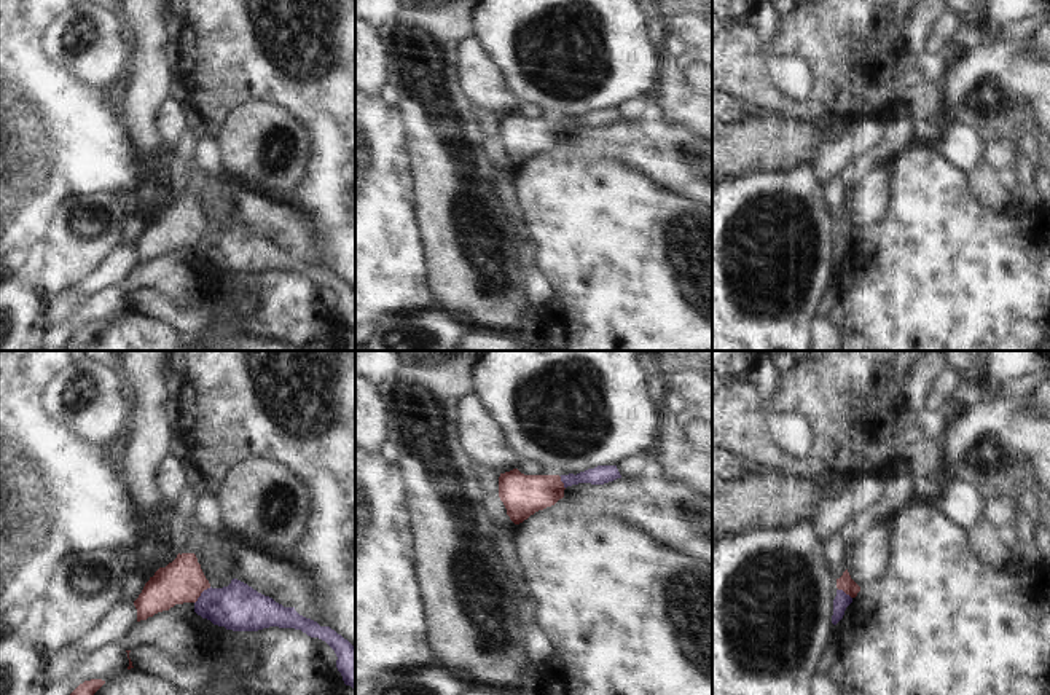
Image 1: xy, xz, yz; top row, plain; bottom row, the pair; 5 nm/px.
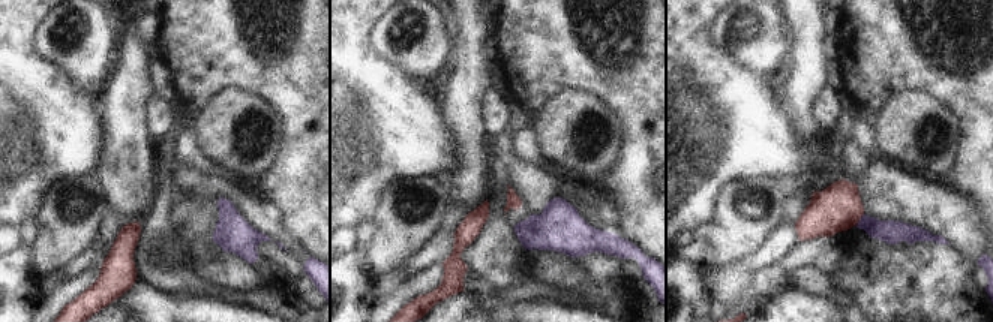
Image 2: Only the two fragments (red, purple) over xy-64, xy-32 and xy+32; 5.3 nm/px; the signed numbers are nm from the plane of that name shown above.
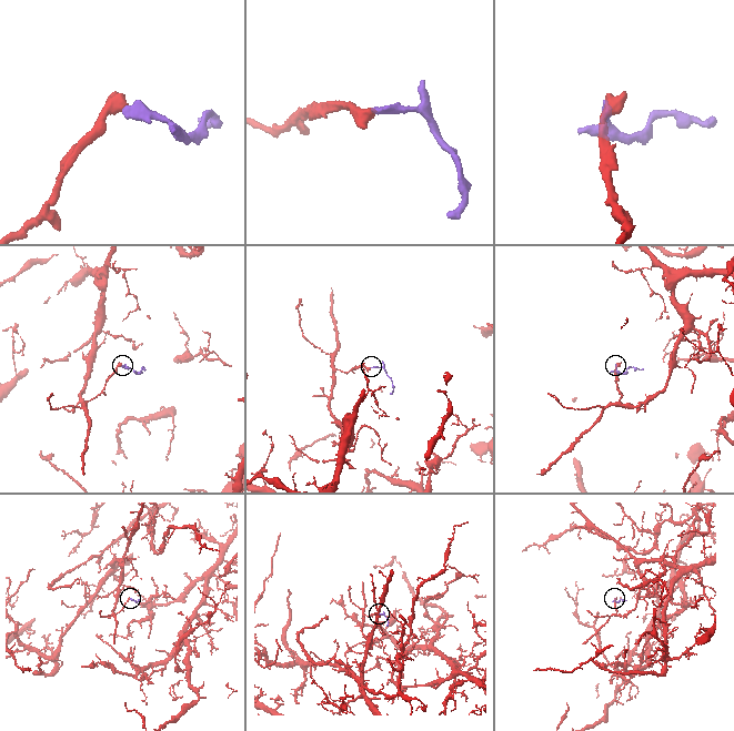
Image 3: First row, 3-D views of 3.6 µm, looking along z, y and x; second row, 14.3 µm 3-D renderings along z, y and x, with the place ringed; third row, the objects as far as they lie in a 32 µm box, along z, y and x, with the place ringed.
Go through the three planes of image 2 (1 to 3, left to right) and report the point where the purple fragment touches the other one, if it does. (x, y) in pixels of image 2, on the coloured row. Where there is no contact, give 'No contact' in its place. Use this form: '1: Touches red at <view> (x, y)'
1: No contact
2: No contact
3: Touches red at xy+32 (860, 217).

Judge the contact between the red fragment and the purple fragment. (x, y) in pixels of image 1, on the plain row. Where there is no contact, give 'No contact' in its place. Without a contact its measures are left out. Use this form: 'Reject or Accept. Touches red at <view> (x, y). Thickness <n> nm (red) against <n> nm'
Reject. Touches red at xy (201, 235). Thickness 220 nm (red) against 240 nm.

